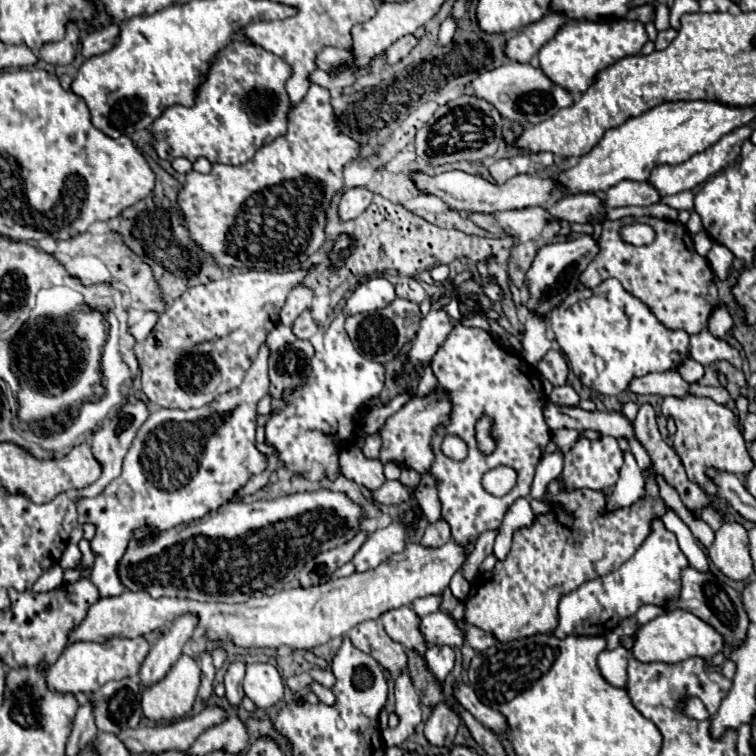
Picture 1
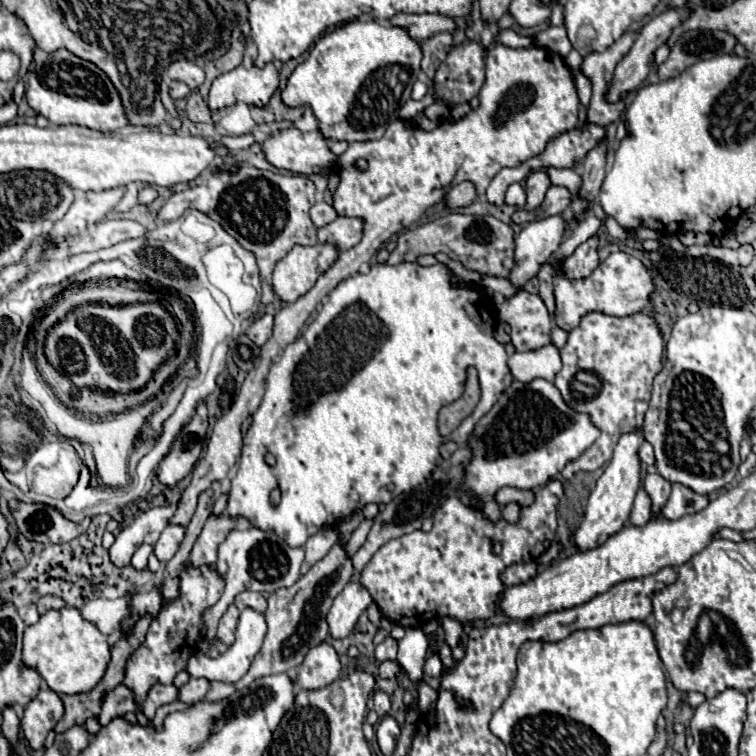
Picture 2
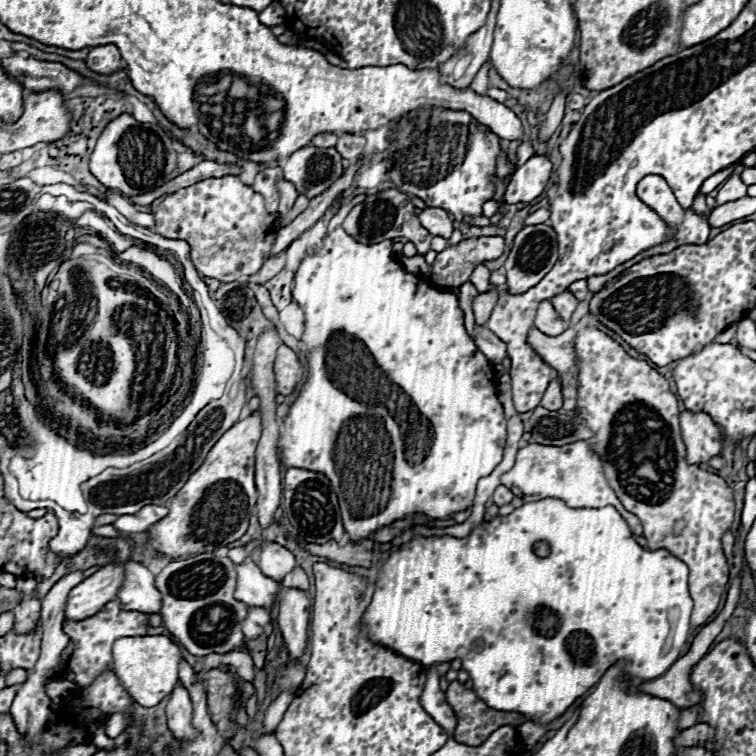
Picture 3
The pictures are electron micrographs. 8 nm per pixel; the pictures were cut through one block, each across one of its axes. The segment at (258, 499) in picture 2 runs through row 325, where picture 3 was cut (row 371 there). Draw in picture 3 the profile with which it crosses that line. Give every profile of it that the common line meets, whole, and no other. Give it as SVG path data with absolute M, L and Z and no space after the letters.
M356 196L350 204L342 206L338 214L328 222L328 234L324 238L324 246L318 254L306 256L296 272L292 296L300 304L306 314L306 332L302 342L312 346L308 352L308 380L300 390L300 396L292 404L286 420L284 420L284 436L278 440L280 448L280 462L290 468L306 468L312 472L322 472L330 478L334 488L338 490L340 512L344 520L344 528L352 542L366 540L380 528L412 514L422 512L430 518L450 518L456 512L472 508L476 484L480 478L488 476L502 460L502 450L506 444L506 418L502 404L498 402L496 394L496 380L494 380L494 366L492 362L476 348L474 340L464 330L464 314L458 306L458 298L454 292L440 292L432 288L420 276L404 272L404 268L392 258L392 242L384 240L380 244L360 244L350 234L344 232L342 222L352 206L364 202L366 196Z

